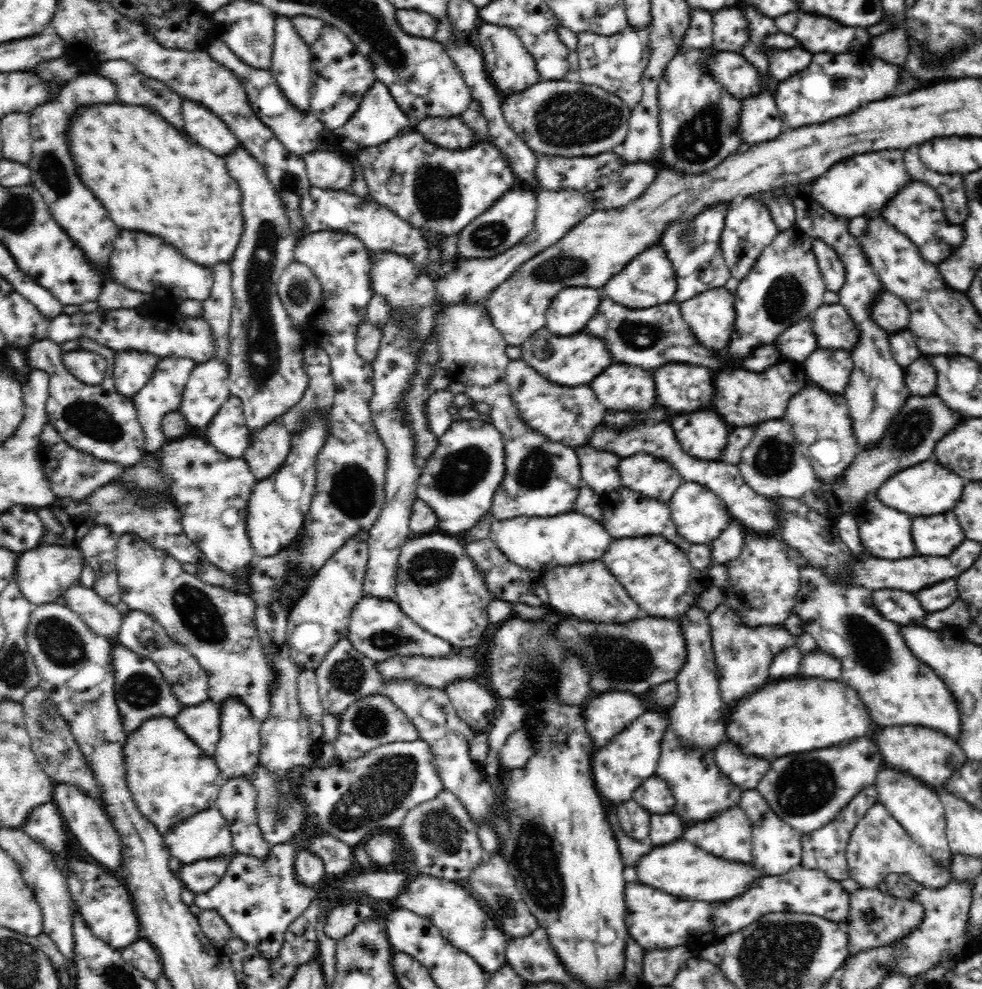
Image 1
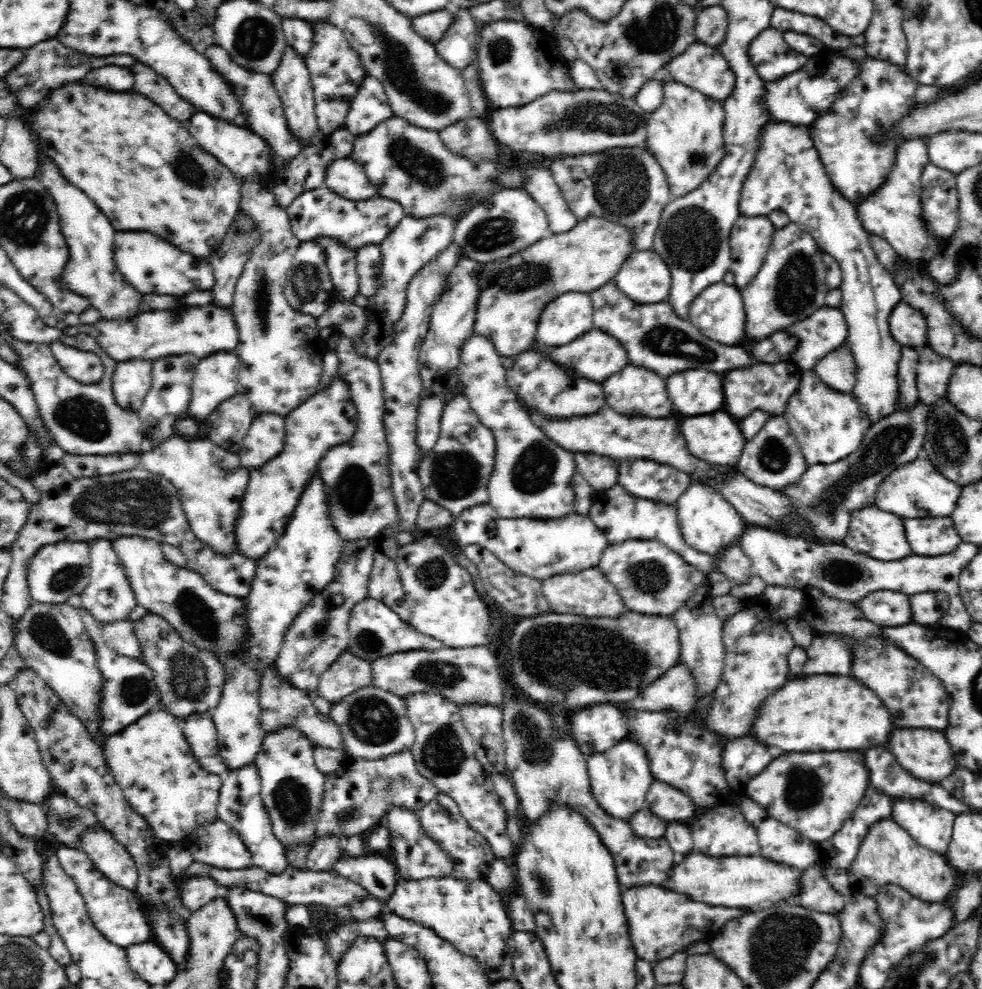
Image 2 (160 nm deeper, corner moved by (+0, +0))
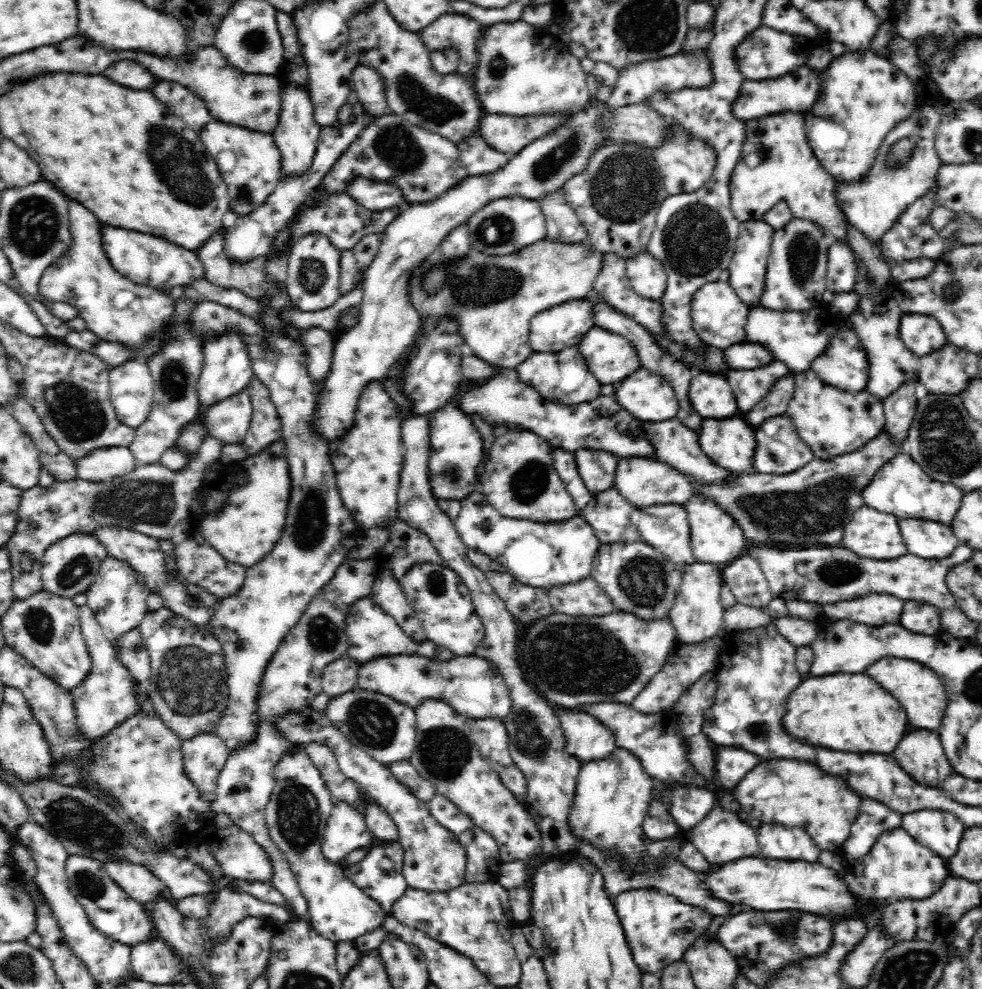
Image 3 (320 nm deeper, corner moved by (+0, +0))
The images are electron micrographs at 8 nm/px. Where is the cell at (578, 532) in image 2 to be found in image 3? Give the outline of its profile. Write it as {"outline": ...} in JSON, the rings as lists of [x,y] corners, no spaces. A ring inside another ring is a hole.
{"outline":[[[476,490],[463,498],[461,505],[460,514],[453,523],[466,548],[476,549],[498,561],[518,582],[549,589],[583,581],[591,576],[592,564],[601,542],[582,517],[576,515],[553,523],[535,523],[500,516],[490,504],[476,500]]]}

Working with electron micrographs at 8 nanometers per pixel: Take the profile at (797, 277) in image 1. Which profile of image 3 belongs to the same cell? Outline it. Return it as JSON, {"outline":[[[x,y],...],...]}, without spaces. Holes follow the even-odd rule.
{"outline":[[[792,217],[792,220],[774,230],[771,251],[767,260],[765,289],[759,304],[770,310],[806,311],[812,307],[823,306],[823,292],[826,291],[827,252],[832,239],[826,236],[821,226],[806,218]]]}

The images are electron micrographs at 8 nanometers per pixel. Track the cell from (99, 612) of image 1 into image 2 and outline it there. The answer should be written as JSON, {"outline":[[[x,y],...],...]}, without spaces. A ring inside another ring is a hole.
{"outline":[[[132,621],[100,623],[106,644],[122,656],[142,661],[142,651]]]}

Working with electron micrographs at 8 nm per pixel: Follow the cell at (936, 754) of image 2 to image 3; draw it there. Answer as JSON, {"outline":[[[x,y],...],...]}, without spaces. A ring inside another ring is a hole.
{"outline":[[[916,730],[898,744],[894,759],[918,784],[940,787],[954,774],[942,748],[940,737],[932,730]]]}

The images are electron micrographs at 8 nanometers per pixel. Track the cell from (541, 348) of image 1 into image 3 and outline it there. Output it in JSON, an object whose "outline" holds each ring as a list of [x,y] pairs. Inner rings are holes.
{"outline":[[[594,326],[577,344],[588,369],[600,385],[622,383],[627,376],[642,368],[638,352],[624,336]]]}

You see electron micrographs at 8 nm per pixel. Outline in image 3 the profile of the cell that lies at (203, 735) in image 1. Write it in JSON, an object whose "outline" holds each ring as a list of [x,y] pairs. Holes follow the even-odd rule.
{"outline":[[[200,733],[183,740],[180,750],[184,775],[196,785],[201,802],[213,804],[217,797],[217,778],[229,754],[226,743],[215,733]]]}

